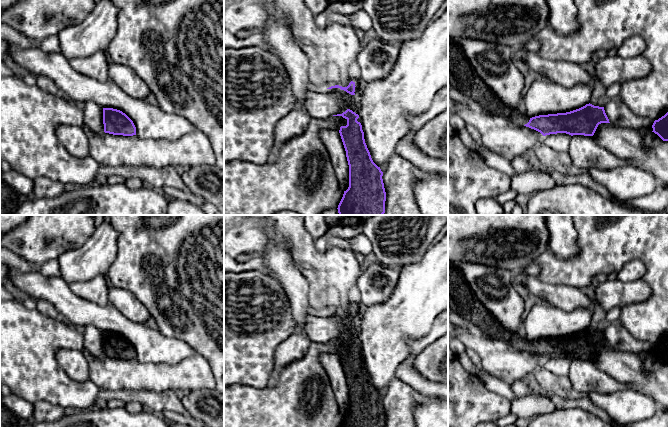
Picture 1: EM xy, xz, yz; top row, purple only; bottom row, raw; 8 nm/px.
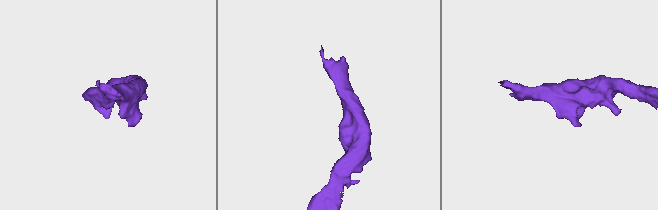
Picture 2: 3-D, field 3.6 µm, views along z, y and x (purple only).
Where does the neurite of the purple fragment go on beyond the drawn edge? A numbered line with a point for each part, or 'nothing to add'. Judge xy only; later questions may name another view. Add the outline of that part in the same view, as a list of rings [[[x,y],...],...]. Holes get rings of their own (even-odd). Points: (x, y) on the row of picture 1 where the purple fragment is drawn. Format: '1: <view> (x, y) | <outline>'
nothing to add

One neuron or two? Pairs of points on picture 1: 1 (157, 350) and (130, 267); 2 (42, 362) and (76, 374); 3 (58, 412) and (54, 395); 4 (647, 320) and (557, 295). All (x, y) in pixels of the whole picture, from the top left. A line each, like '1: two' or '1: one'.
1: two
2: two
3: two
4: two

